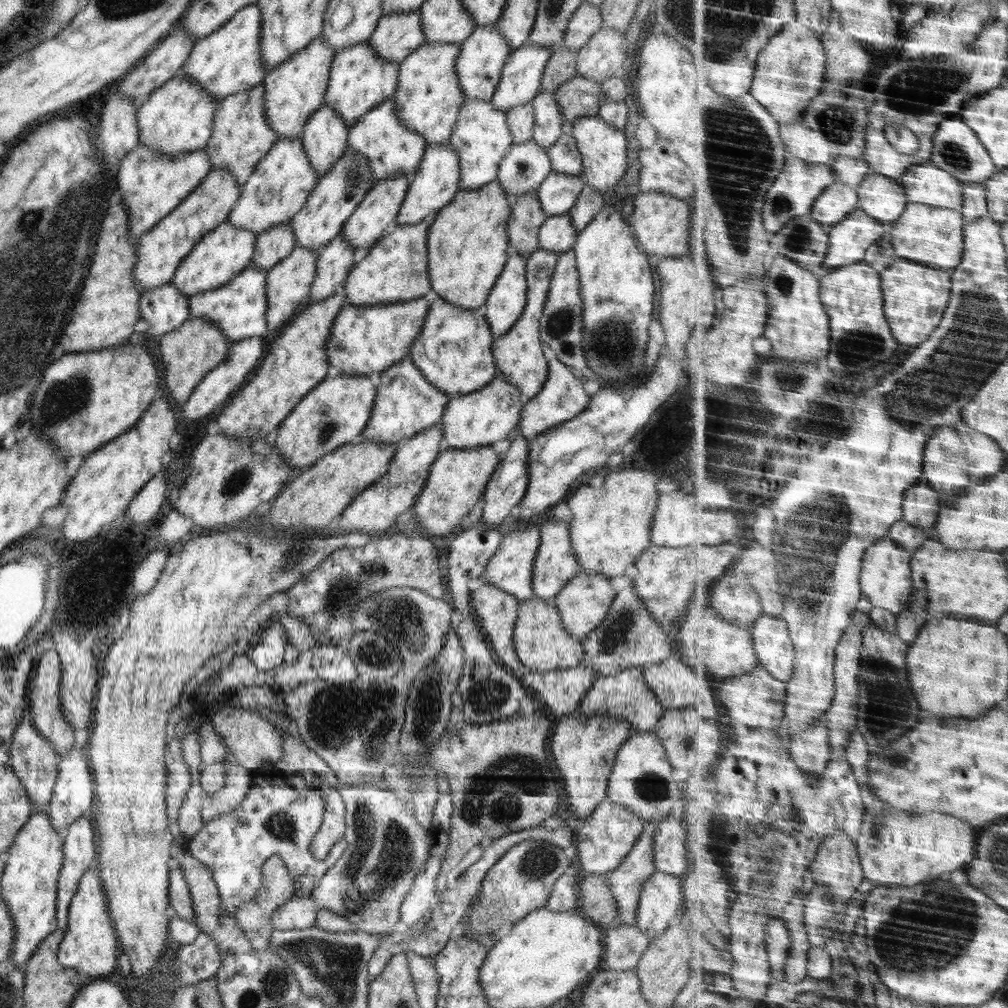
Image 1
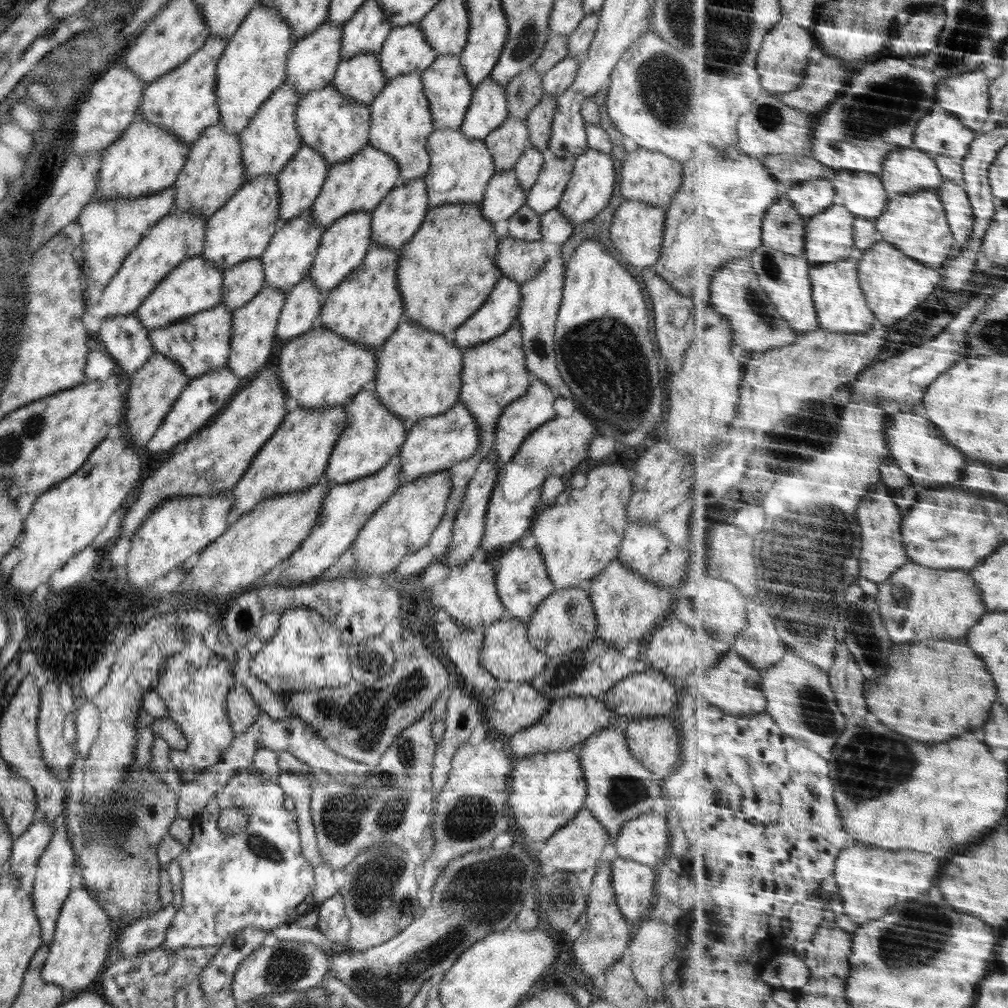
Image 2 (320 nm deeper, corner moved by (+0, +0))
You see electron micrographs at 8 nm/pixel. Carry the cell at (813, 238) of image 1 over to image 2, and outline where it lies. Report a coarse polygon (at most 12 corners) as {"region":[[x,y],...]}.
{"region":[[787,196],[767,212],[766,245],[805,256],[807,226]]}

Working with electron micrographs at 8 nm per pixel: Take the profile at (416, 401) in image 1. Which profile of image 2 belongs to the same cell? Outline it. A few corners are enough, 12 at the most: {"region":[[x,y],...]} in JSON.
{"region":[[373,385],[349,396],[323,479],[382,470],[404,444],[404,421]]}

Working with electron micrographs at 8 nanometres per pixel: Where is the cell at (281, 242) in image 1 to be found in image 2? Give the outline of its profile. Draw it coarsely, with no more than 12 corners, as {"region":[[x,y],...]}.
{"region":[[249,258],[224,271],[219,304],[236,310],[265,286]]}

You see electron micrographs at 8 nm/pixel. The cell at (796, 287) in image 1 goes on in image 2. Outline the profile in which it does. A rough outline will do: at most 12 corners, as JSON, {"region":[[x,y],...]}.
{"region":[[764,244],[751,261],[796,332],[821,329],[813,264]]}

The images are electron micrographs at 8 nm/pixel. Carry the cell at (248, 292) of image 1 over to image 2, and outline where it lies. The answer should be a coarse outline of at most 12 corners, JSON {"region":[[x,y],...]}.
{"region":[[225,304],[149,332],[153,352],[192,379],[224,368]]}

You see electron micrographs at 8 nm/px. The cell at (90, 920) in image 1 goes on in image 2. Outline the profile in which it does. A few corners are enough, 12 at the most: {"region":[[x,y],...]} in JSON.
{"region":[[84,886],[57,918],[42,978],[70,992],[100,978],[115,922]]}

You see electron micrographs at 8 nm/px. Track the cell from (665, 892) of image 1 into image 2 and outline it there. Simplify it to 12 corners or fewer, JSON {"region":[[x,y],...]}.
{"region":[[612,860],[612,889],[624,918],[644,918],[658,894],[653,867]]}

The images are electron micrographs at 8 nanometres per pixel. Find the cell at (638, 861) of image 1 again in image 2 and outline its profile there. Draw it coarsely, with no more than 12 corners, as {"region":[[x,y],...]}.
{"region":[[608,845],[599,856],[586,924],[572,944],[596,982],[626,954],[631,923],[612,889]]}

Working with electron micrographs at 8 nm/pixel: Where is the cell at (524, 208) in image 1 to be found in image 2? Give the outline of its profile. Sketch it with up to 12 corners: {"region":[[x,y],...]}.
{"region":[[500,239],[495,260],[522,286],[544,267],[542,241]]}

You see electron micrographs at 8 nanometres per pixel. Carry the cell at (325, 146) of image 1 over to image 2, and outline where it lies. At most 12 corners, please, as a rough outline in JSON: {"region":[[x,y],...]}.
{"region":[[302,144],[277,175],[279,219],[310,211],[330,172]]}

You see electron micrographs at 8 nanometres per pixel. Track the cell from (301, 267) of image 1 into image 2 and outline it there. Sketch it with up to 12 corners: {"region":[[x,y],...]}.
{"region":[[264,286],[232,317],[229,369],[263,369],[286,291]]}

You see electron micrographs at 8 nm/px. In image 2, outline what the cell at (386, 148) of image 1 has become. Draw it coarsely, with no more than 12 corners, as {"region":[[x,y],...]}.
{"region":[[370,145],[335,163],[310,209],[329,227],[372,212],[400,167]]}

